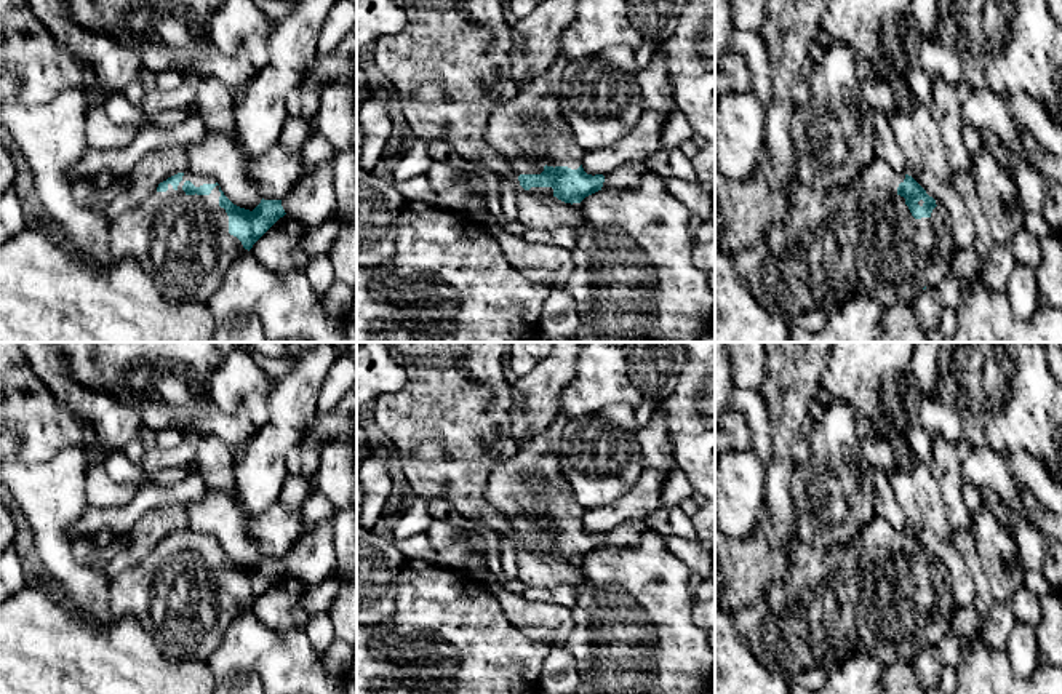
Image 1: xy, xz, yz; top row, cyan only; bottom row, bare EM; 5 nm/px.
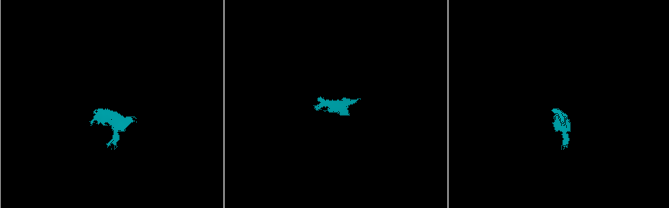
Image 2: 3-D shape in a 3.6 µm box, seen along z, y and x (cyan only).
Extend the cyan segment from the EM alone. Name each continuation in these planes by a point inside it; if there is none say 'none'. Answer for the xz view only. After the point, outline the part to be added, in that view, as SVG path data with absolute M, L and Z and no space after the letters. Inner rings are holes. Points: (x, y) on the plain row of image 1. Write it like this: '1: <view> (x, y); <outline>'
1: xz (530, 490); M558 414L547 430L518 443L518 453L491 472L485 497L517 532L541 532L544 524L577 528L585 509L573 496L573 488L560 470L558 445L569 417Z

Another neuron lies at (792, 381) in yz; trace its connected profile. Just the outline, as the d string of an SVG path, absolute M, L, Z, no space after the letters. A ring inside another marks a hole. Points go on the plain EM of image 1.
M763 342L766 377L760 393L766 403L773 457L765 462L765 532L771 547L785 547L795 539L795 509L790 478L796 461L790 443L803 432L809 401L819 393L819 371L832 342Z

